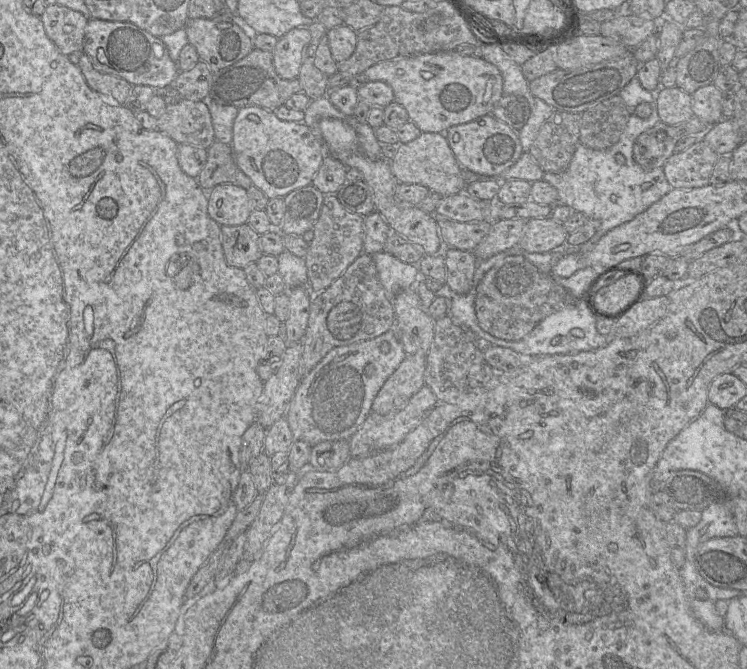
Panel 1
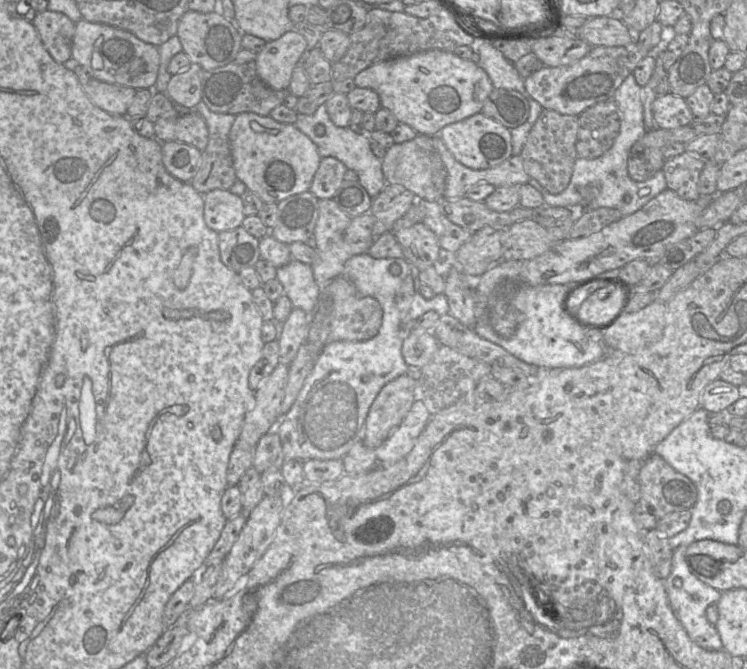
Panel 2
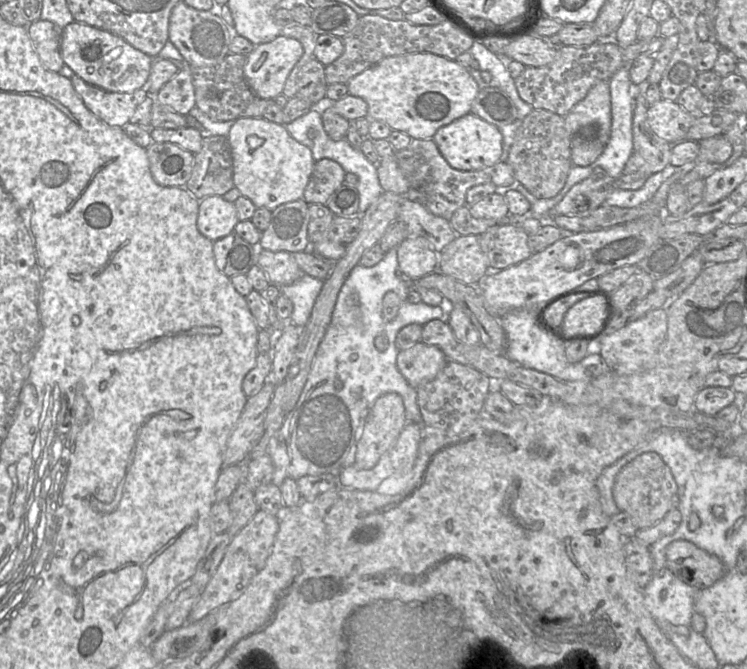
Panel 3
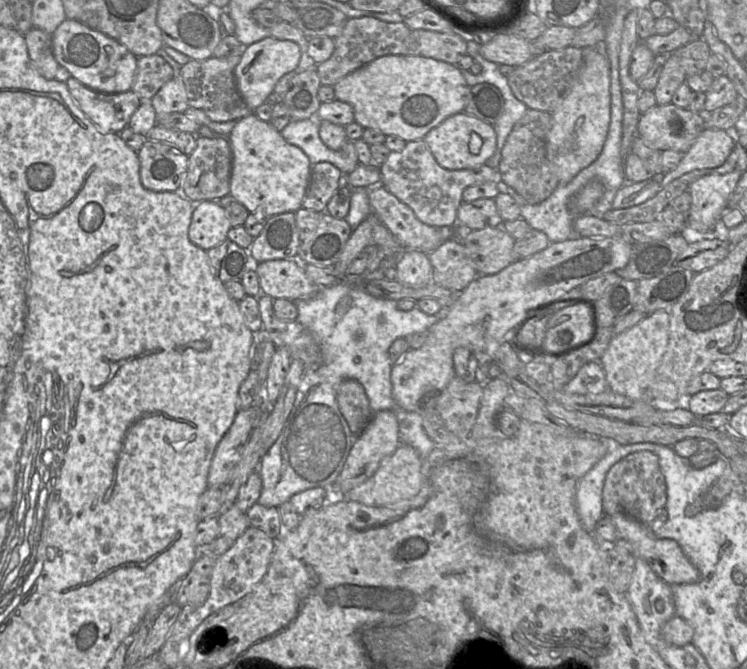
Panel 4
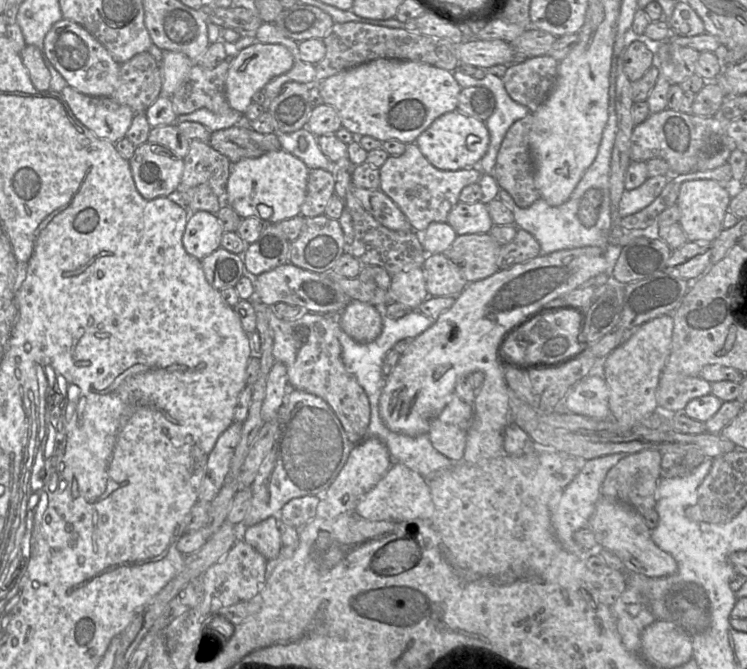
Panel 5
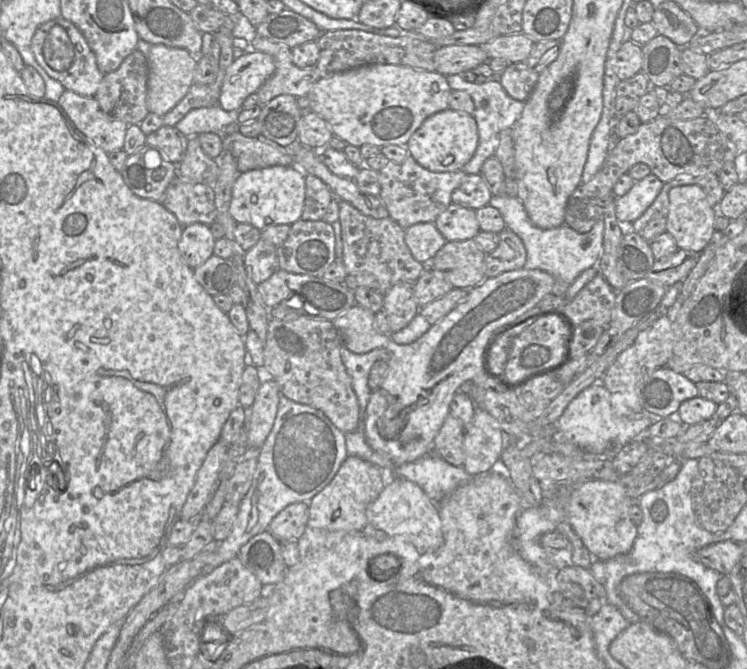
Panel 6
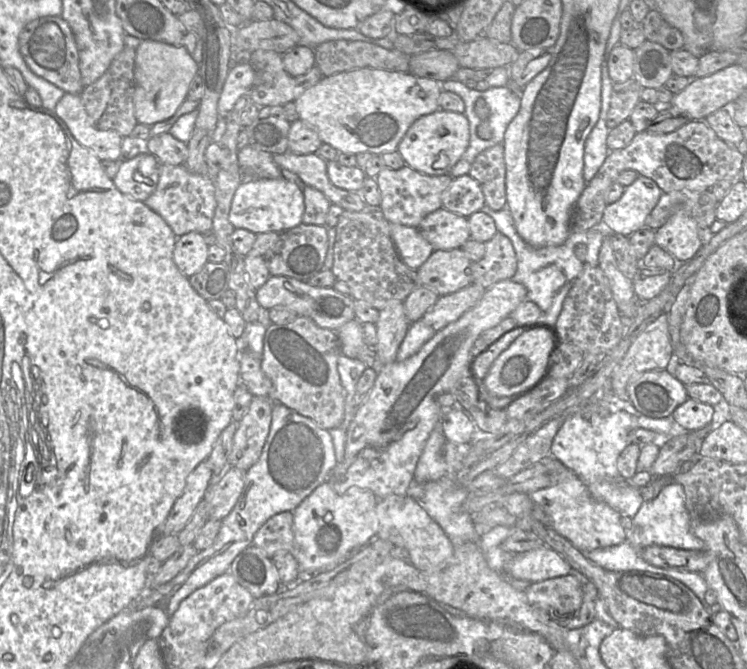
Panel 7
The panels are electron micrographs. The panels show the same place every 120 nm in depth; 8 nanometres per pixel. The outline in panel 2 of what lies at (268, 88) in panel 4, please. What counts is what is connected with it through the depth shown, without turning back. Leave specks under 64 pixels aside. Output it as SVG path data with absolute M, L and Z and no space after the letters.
M295 30L267 42L257 53L256 68L261 80L272 89L287 89L293 70L306 47L305 37Z

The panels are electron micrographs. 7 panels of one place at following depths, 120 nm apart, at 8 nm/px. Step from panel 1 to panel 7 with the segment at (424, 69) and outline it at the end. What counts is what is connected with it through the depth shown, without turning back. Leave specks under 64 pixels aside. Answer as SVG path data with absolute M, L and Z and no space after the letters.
M359 68L322 77L295 101L299 119L313 127L322 143L327 143L339 153L370 152L375 155L397 151L397 147L409 127L418 118L439 109L438 98L442 82L418 77L408 72L396 72L375 68Z

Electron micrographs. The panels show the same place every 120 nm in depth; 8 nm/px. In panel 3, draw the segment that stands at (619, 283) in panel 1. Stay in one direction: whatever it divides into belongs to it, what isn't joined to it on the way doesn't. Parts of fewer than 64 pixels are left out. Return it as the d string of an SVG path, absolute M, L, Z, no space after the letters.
M596 293L570 307L560 326L559 335L564 340L588 337L601 327L607 310L607 299Z

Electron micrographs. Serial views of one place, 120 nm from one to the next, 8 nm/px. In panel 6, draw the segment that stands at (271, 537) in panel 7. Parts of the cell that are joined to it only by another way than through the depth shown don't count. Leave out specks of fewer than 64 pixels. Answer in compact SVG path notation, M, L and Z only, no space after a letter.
M308 502L290 504L274 517L268 531L278 541L299 540L307 528L308 519Z

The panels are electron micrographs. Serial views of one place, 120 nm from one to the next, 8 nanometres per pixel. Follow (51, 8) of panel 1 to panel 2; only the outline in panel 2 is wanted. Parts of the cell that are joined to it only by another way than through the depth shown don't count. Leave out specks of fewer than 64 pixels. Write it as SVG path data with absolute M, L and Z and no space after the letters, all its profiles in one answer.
M45 10L37 13L31 21L50 56L62 64L72 58L75 25L61 12Z

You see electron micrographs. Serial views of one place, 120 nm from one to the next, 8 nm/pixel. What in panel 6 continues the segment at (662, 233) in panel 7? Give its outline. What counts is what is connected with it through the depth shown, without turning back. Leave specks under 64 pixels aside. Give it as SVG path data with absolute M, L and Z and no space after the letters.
M695 184L676 186L669 192L669 210L666 231L670 233L679 249L702 252L715 234L718 207L712 207L703 189Z

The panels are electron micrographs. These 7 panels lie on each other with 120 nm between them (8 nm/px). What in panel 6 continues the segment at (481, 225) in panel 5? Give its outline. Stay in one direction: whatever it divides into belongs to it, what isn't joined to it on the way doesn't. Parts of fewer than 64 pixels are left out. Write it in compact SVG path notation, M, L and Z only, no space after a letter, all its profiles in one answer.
M451 203L434 224L447 242L473 239L480 232L476 211Z

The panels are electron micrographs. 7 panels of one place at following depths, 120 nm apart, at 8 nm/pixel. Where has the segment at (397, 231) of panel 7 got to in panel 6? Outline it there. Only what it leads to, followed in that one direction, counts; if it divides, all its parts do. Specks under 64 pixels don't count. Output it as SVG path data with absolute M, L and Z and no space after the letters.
M421 222L405 229L405 243L412 256L425 265L446 242L434 223Z

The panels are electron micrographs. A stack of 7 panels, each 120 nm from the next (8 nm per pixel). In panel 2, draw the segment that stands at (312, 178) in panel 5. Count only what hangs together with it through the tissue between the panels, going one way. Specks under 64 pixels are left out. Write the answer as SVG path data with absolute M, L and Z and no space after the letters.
M323 157L314 174L309 191L318 199L332 198L344 181L347 167L334 157Z

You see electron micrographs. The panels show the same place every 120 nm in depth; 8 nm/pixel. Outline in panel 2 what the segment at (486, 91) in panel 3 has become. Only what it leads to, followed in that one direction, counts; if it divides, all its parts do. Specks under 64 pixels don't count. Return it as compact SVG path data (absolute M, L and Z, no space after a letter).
M493 89L485 100L481 113L508 129L523 124L529 116L527 99L515 90Z

